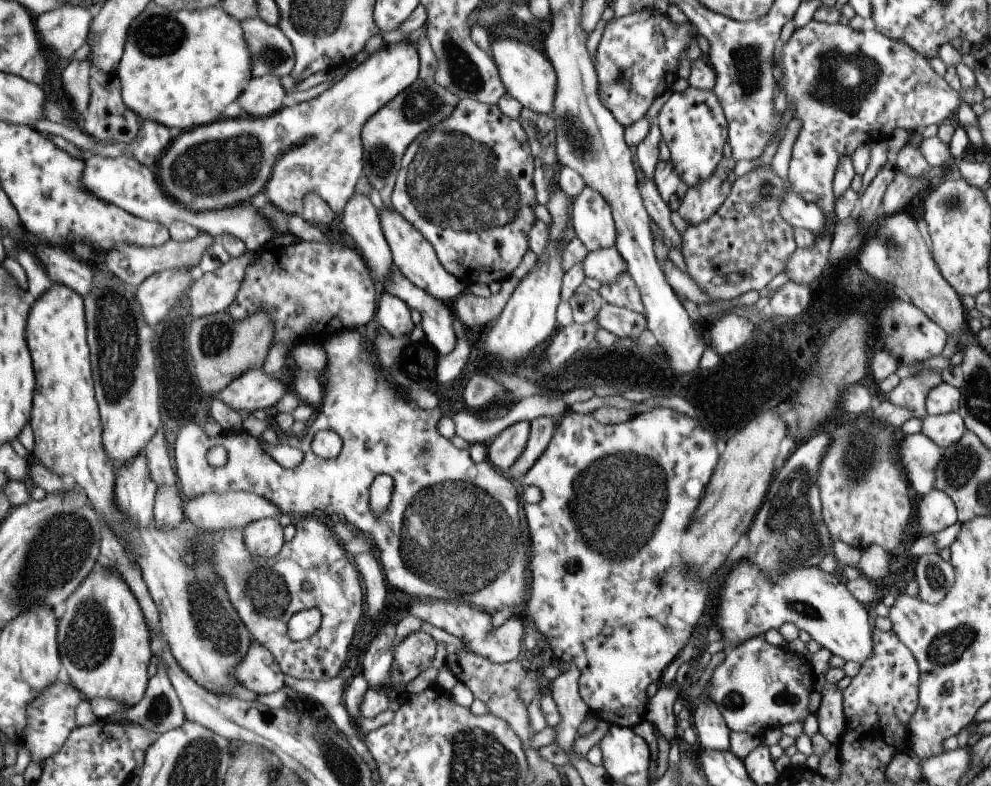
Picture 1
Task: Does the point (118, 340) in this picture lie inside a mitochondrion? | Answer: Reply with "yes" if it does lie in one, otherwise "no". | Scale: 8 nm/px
yes

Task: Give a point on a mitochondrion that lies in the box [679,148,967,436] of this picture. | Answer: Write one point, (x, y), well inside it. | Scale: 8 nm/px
(892, 244)

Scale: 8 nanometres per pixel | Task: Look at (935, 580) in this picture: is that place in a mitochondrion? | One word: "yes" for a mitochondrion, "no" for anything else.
yes

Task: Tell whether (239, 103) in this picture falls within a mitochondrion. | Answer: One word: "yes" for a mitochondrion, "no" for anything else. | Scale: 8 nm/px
no

